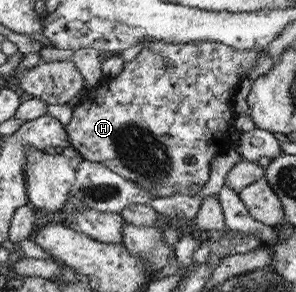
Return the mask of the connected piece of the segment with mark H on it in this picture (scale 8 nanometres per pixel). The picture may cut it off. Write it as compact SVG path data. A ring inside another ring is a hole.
M162 39L149 42L140 51L134 61L130 63L124 62L124 69L114 78L106 77L102 79L102 83L94 91L94 95L90 95L90 102L84 101L82 106L74 109L74 117L67 131L71 136L74 149L80 151L86 161L94 161L106 164L112 171L119 173L126 179L132 180L134 183L142 184L151 192L151 197L168 197L172 194L186 194L192 185L203 186L210 181L213 176L211 163L220 154L224 154L230 149L230 145L234 142L228 137L228 125L230 119L234 117L232 111L232 99L236 93L236 87L240 85L242 79L248 77L248 73L256 64L259 53L256 50L248 52L238 52L236 48L218 43L217 41L195 41L190 43L164 43Z

